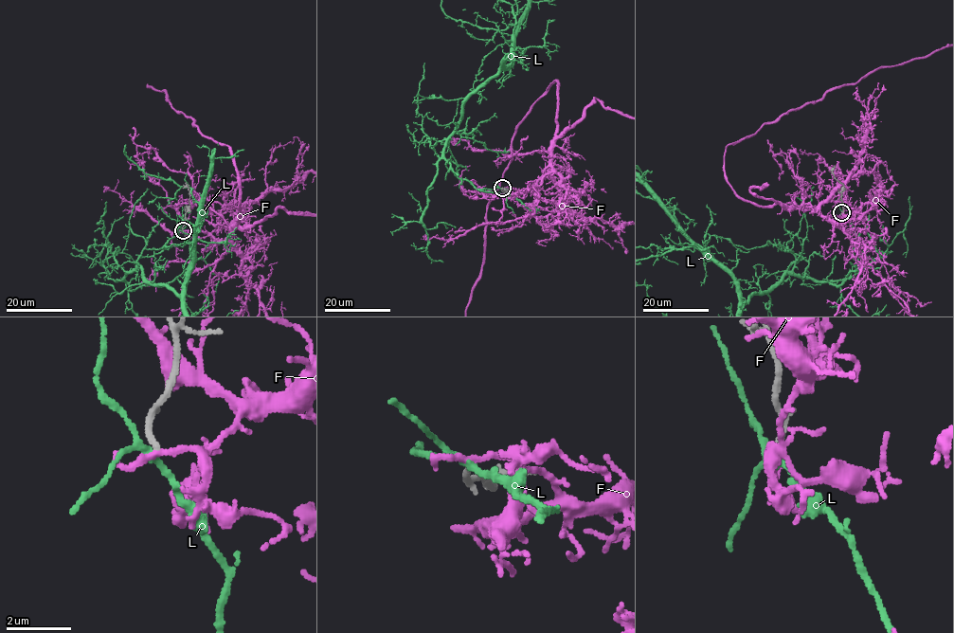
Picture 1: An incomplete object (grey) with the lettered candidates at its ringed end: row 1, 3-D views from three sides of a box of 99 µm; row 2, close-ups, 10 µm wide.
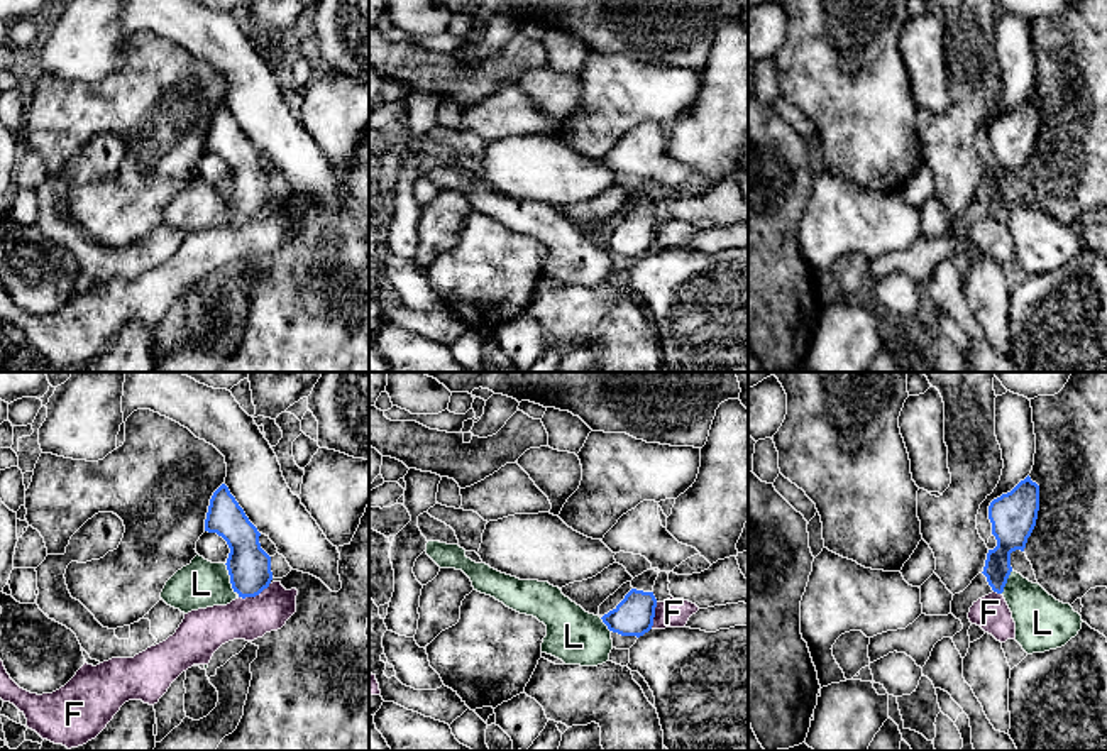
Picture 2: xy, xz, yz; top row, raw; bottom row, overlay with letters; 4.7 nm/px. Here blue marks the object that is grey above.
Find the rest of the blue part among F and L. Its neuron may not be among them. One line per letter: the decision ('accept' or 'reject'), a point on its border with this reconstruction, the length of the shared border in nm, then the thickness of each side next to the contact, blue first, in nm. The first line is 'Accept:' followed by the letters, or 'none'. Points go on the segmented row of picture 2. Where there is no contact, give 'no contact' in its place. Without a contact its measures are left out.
Accept: none
F: reject | xy (254, 596) | 170 nm | 200/200 nm
L: reject | xy (231, 579) | 150 nm | 200/220 nm

